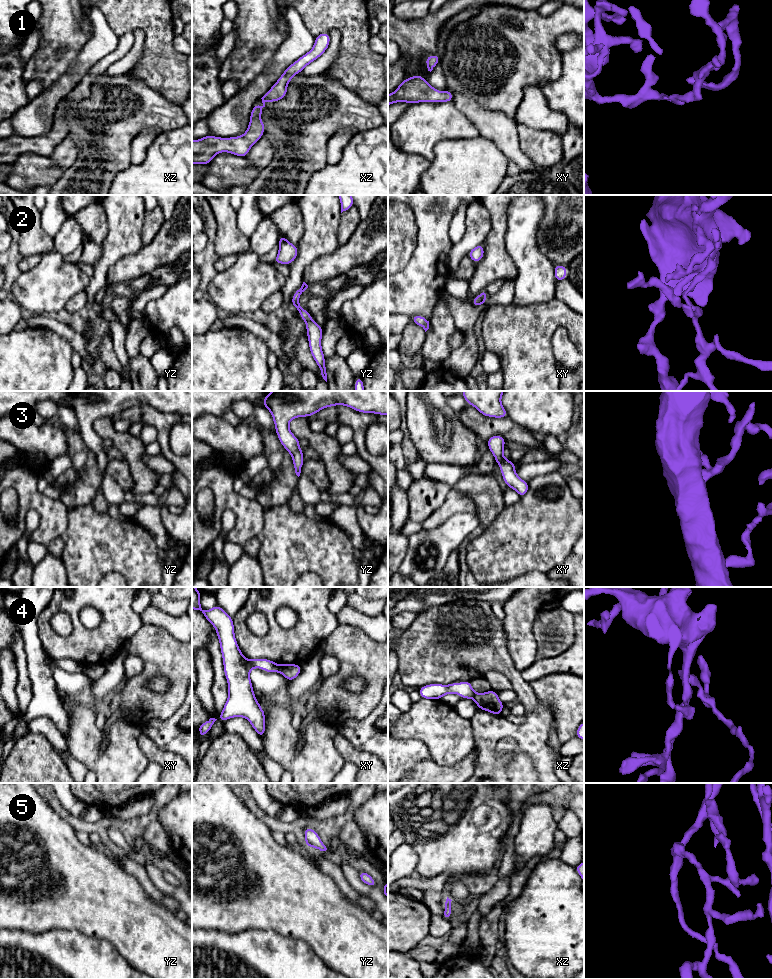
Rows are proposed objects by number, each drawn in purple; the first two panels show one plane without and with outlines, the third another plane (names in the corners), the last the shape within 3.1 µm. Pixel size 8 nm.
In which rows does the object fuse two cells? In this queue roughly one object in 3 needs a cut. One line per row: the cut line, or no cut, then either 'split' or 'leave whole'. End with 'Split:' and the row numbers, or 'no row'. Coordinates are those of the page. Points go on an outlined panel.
1: no cut | leave whole
2: no cut | leave whole
3: no cut | leave whole
4: xy (280, 665), (277, 671) | split
5: no cut | leave whole
Split: 4

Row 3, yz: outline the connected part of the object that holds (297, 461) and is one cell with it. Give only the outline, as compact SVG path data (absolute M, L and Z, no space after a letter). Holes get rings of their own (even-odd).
M272 391L263 400L273 417L279 441L293 459L299 477L304 463L303 450L289 429L289 422L297 417L315 415L336 405L345 405L361 413L388 415L388 391Z

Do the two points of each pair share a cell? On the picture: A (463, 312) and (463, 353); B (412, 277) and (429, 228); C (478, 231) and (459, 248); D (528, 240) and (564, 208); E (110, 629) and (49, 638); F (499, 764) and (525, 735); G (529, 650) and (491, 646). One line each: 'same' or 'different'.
A: same
B: same
C: same
D: different
E: same
F: same
G: different

